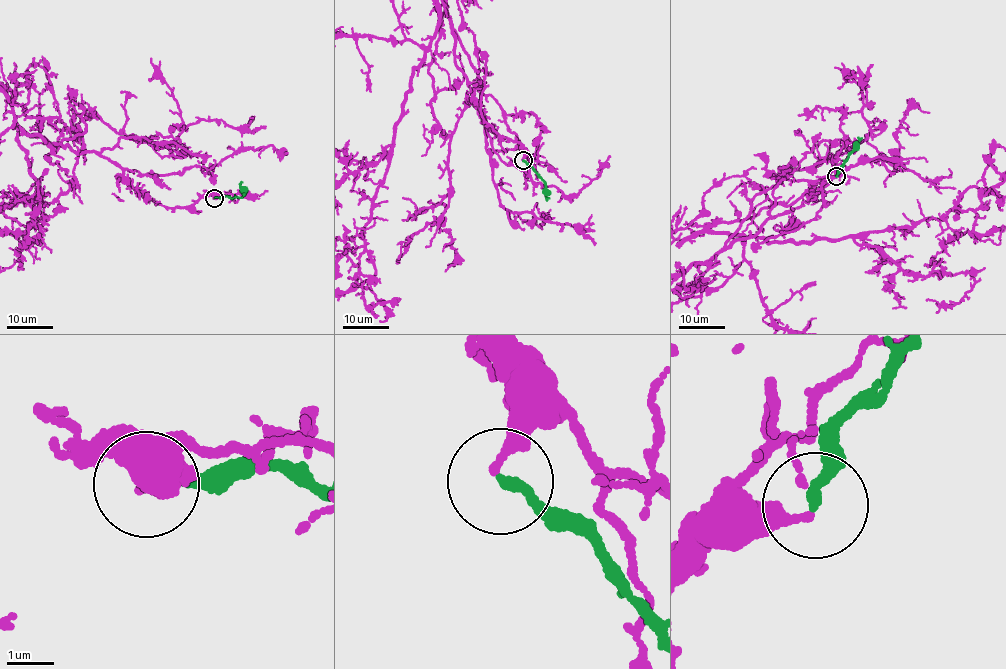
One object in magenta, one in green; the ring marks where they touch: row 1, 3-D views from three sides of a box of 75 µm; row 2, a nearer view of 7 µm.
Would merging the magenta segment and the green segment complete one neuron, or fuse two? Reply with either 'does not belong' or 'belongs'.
does not belong

